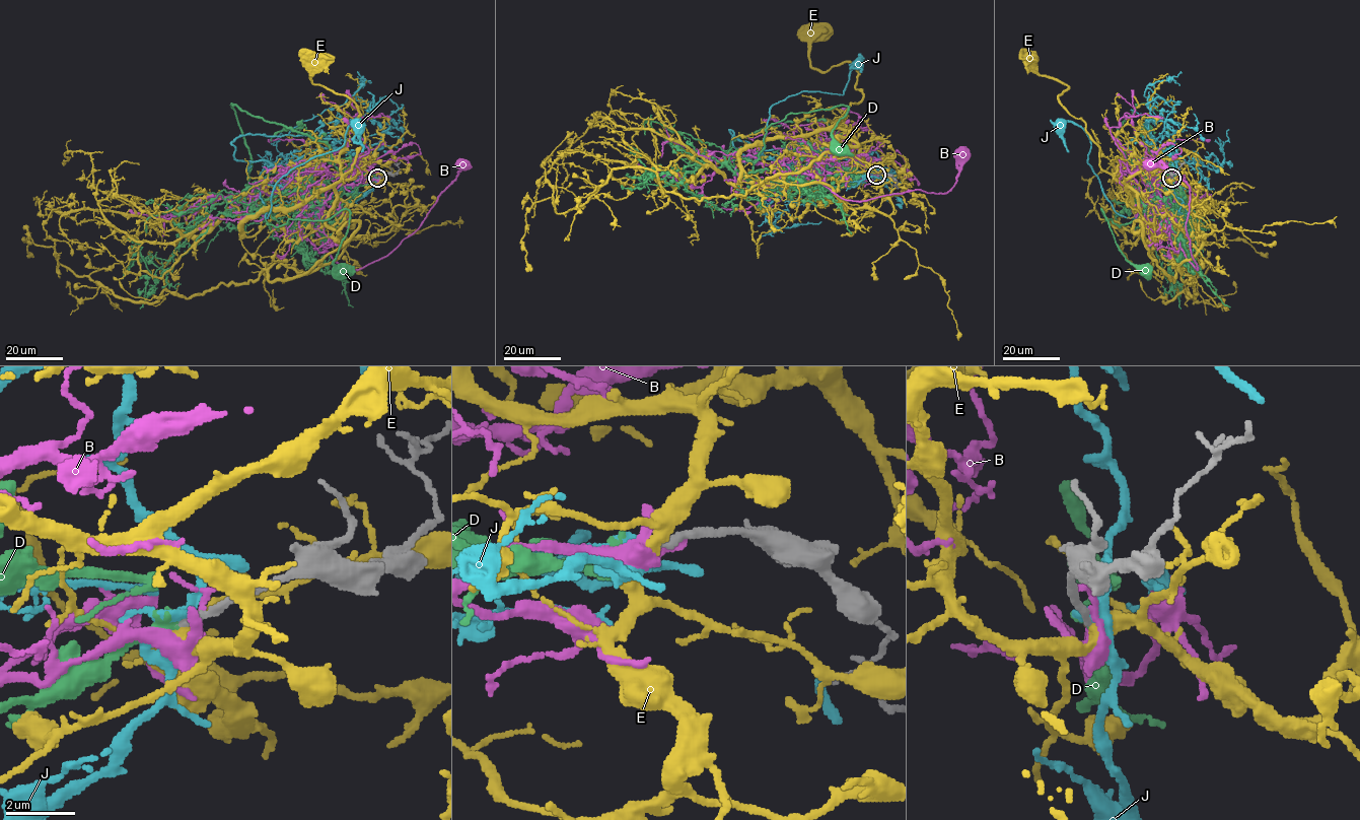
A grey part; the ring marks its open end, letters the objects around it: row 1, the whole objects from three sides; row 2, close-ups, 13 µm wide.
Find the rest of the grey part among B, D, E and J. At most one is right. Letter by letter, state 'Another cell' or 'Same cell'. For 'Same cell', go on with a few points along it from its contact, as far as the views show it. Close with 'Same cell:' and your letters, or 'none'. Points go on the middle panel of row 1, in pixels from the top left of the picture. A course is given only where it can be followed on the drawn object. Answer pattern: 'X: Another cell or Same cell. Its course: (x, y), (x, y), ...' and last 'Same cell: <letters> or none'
B: Another cell
D: Same cell. Its course: (876, 175), (753, 169), (773, 123), (788, 114), (845, 105), (846, 114), (832, 131), (838, 151)
E: Another cell
J: Another cell
Same cell: D

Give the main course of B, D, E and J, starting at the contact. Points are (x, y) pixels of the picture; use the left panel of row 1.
B: (379, 178), (333, 187), (311, 222), (324, 248), (347, 269), (359, 269), (387, 256), (411, 235), (461, 165)
D: (378, 178), (353, 188), (309, 181), (255, 209), (278, 226), (347, 209), (333, 263), (340, 272)
E: (378, 179), (383, 177), (362, 167), (338, 182), (352, 167), (364, 134), (353, 101), (313, 83), (313, 56)
J: (378, 178), (379, 144), (315, 149), (263, 174), (265, 217), (283, 177), (337, 150), (351, 122), (361, 123)

